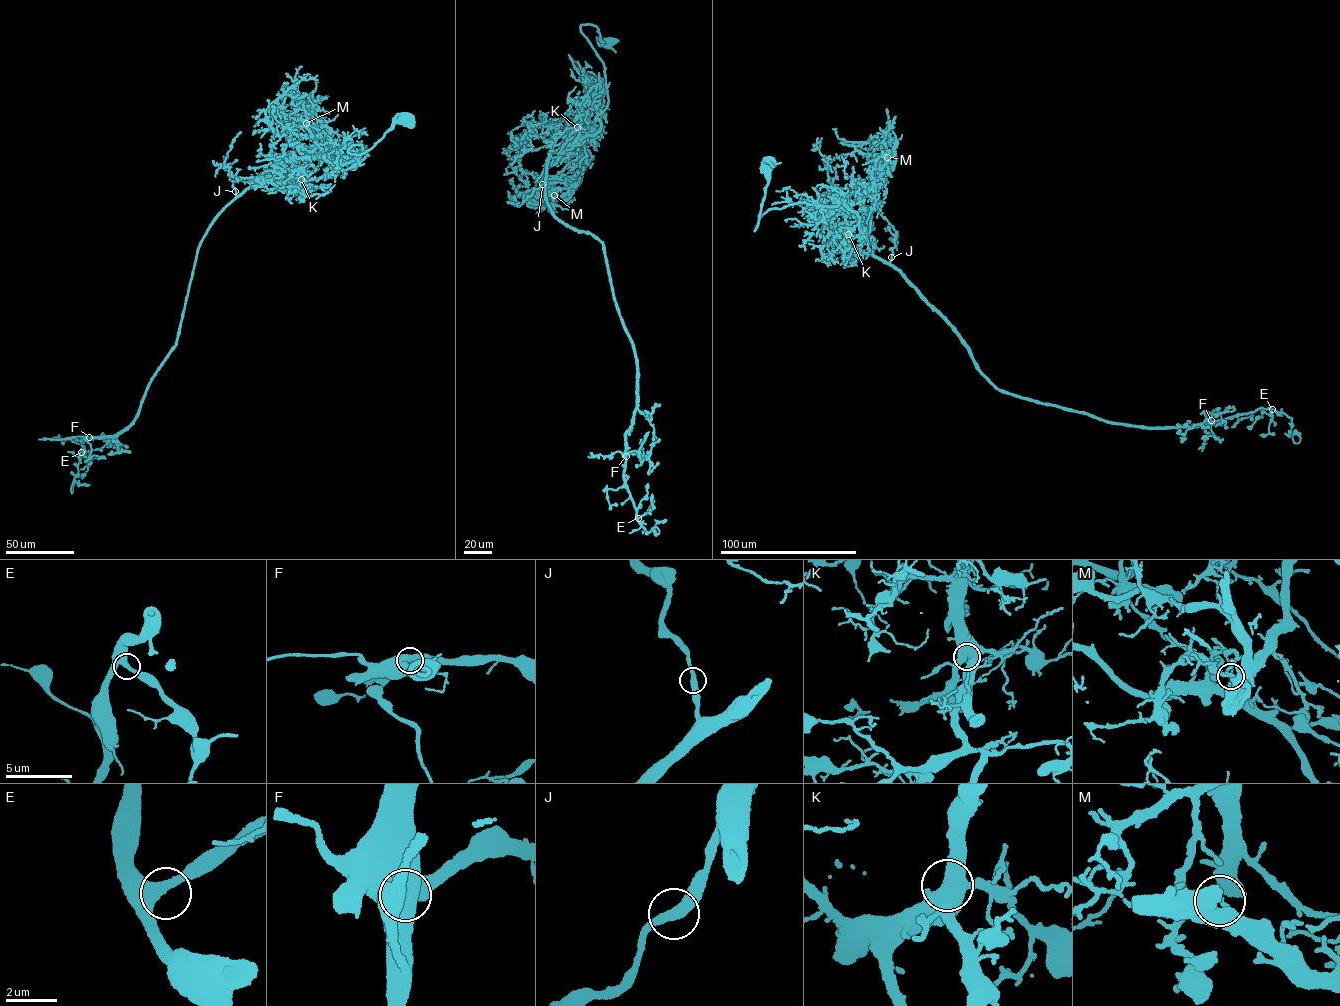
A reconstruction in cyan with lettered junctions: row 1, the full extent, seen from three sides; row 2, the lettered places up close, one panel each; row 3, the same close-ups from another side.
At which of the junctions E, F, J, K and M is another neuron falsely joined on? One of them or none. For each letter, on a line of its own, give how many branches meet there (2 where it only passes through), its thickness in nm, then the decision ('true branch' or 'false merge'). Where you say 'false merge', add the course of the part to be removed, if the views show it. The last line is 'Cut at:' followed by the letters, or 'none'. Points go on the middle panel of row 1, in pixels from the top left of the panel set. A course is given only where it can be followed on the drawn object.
E: branches 2; calibre 440 nm; true branch
F: branches 2; calibre 600 nm; true branch
J: branches 2; calibre 400 nm; true branch
K: branches 2; calibre 600 nm; true branch
M: branches 2; calibre 200 nm; false merge; course (554, 195), (532, 193), (527, 195), (530, 203), (540, 204), (531, 199), (531, 191), (519, 176), (505, 168)
Cut at: M

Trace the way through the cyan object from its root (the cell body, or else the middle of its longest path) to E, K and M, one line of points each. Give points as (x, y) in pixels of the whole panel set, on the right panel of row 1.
E: (768, 160), (754, 230), (770, 209), (842, 202), (871, 254), (900, 269), (999, 389), (1149, 428), (1272, 409)
K: (768, 160), (768, 182), (754, 230), (770, 209), (799, 202), (833, 207), (840, 202), (859, 218), (848, 234)
M: (768, 160), (754, 230), (770, 209), (799, 202), (836, 206), (877, 181), (876, 165), (887, 157)

